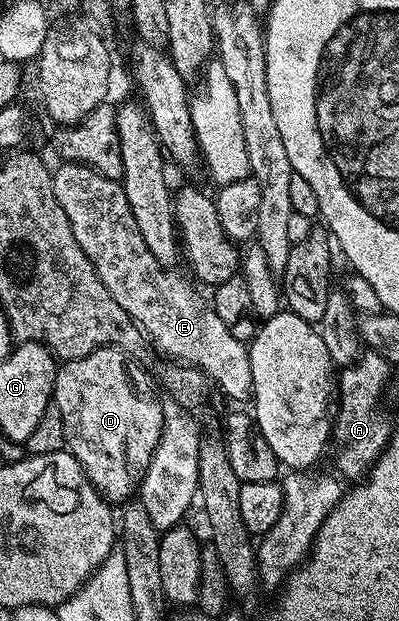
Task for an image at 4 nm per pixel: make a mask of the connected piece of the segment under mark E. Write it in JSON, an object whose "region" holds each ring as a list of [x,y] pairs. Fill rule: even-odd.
{"region":[[[68,161],[60,166],[53,173],[53,195],[57,195],[57,203],[61,211],[65,211],[69,227],[73,227],[73,235],[77,235],[77,243],[81,243],[81,251],[89,255],[89,263],[93,263],[101,283],[109,287],[109,295],[113,295],[113,299],[125,307],[153,349],[164,353],[172,362],[201,370],[218,388],[220,385],[225,392],[231,393],[233,400],[246,402],[252,396],[248,346],[229,335],[229,327],[217,319],[214,308],[195,294],[194,287],[183,281],[181,274],[174,273],[174,268],[163,266],[153,257],[153,251],[145,247],[145,239],[141,239],[133,211],[129,211],[129,199],[125,199],[122,184],[90,169],[88,165],[78,165],[76,161]]]}

